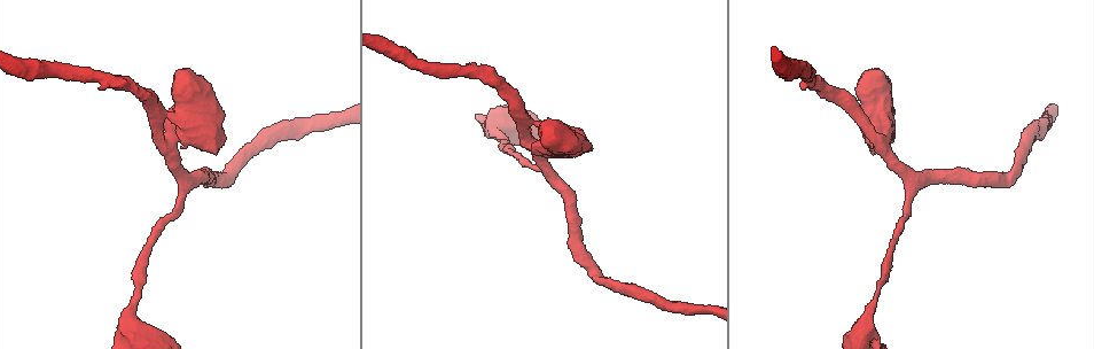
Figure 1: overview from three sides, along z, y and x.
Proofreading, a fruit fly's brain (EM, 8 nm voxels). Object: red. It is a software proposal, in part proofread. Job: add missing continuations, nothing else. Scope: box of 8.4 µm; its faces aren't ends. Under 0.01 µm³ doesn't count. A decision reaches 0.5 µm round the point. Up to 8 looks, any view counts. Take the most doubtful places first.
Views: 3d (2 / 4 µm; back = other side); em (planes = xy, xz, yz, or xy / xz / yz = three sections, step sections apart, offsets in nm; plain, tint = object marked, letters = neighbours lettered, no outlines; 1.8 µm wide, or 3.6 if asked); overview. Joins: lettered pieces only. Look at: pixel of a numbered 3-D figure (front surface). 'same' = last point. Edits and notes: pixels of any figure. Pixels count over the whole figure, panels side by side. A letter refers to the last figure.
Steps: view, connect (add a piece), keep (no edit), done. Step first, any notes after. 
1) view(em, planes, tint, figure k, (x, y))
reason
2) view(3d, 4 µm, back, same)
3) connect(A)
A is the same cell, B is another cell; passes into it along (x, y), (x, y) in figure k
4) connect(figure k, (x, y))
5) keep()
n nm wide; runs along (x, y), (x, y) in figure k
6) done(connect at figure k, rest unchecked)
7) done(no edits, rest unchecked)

view(em, 3.6 µm, planes, letters, figure 1, (589, 149))
an open end

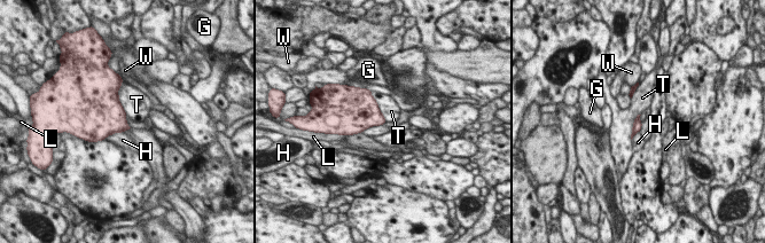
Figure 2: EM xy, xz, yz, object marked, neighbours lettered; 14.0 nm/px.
keep()
G, H, L, T and W are other cells; border along (121, 84), (118, 100), (127, 115) in figure 2; no lettered piece goes on from it

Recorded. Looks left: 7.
view(em, 3.6 µm, planes, letters, figure 1, (875, 70))
free end

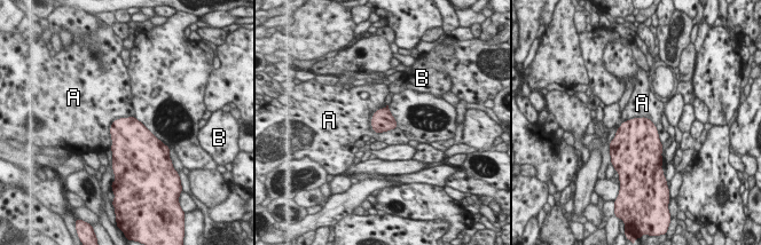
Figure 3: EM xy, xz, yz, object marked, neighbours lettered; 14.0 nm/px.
keep()
A touches over 700 nm; A and B are other cells; no lettered piece goes on from it

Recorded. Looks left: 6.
view(em, 3.6 µm, planes, tint, figure 1, (858, 338))

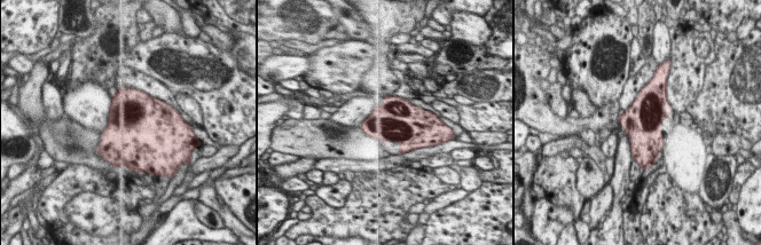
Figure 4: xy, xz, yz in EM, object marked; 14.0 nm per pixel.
view(em, 3.6 µm, planes, letters, same)

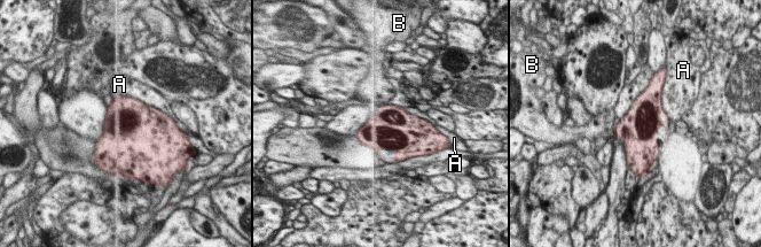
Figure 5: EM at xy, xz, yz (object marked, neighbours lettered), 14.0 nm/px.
keep()
A and B are other cells; no lettered piece goes on from it

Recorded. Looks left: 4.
done(no edits, rest unchecked)

